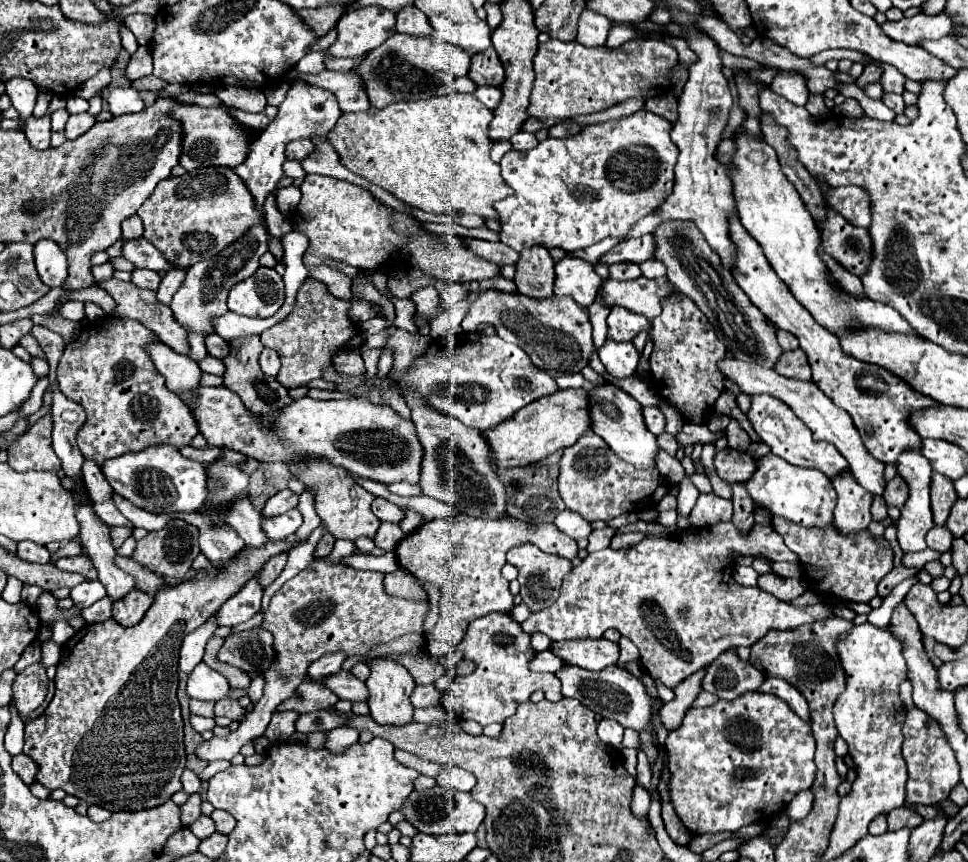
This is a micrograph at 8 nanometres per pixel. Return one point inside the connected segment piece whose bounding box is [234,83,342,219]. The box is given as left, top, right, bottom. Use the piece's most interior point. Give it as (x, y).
(307, 110)

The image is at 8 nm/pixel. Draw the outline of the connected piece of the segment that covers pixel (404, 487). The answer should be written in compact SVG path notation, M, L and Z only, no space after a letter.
M400 481L400 483L390 483L390 485L388 485L388 489L390 489L390 493L394 493L394 495L400 495L400 497L422 495L418 485L412 485L412 483L406 483L406 481Z

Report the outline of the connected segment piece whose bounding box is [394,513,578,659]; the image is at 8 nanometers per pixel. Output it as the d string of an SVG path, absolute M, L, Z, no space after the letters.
M456 515L448 519L426 521L420 529L406 535L396 547L396 559L402 569L418 579L430 581L440 589L440 619L426 637L426 651L440 659L454 651L468 625L488 613L510 613L514 595L508 589L508 581L502 577L500 569L506 563L506 553L522 543L542 541L544 553L554 553L564 559L574 559L578 545L572 537L558 531L554 523L530 525L514 517L484 519L472 515Z

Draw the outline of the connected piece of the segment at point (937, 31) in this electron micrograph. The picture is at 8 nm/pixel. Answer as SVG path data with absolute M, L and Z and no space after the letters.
M940 13L936 17L930 15L916 15L910 19L900 19L896 23L886 21L884 25L880 25L882 33L888 35L894 41L906 43L906 45L920 45L920 41L924 39L940 39L944 35L950 33L950 19L946 17L946 13Z

